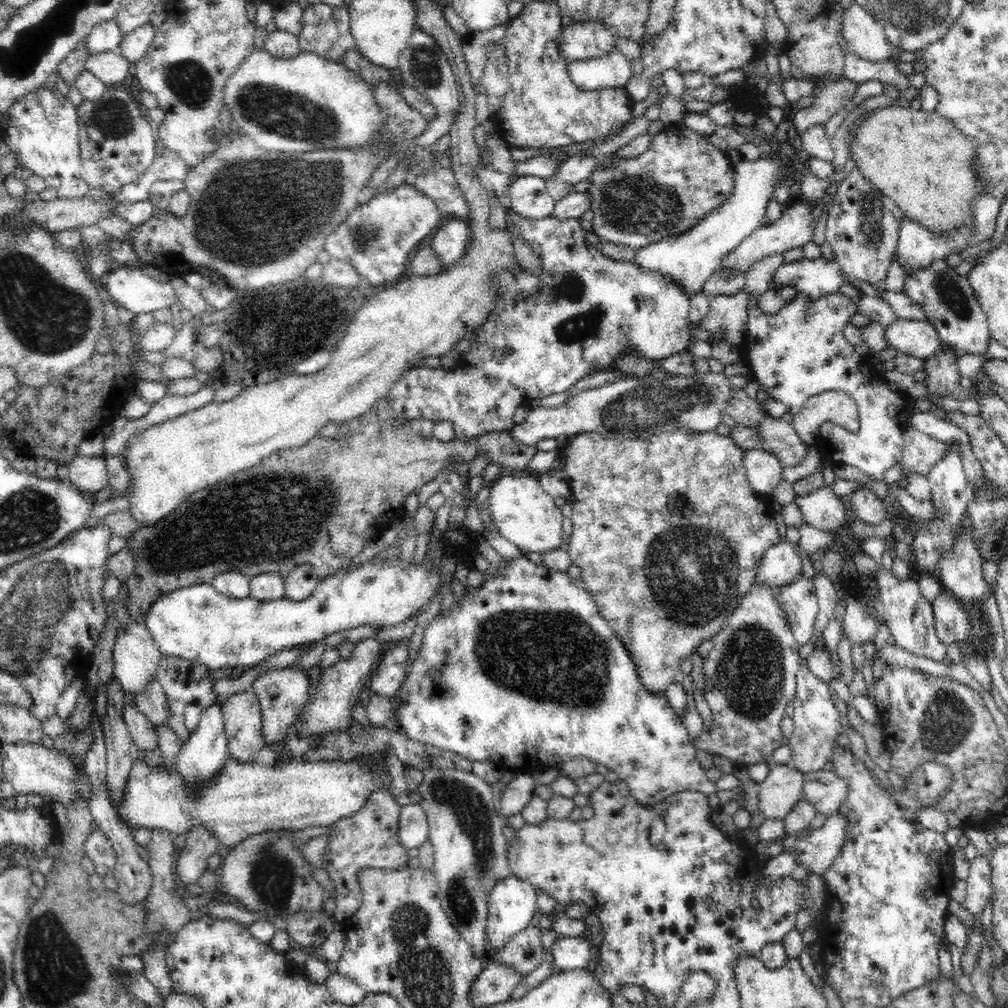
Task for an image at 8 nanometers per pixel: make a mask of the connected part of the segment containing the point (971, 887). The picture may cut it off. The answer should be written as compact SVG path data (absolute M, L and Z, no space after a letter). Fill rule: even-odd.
M986 856L974 858L966 883L968 883L967 896L963 907L974 917L983 912L992 896L992 872Z

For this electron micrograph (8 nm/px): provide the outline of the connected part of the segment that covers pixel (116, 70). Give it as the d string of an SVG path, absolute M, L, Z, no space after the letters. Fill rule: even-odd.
M113 51L88 56L85 70L108 86L120 86L121 81L128 74L129 68L130 62L118 51Z

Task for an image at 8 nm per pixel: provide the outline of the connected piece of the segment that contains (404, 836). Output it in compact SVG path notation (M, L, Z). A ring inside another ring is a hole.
M409 803L401 807L399 814L398 841L407 851L419 846L429 838L429 824L420 803Z

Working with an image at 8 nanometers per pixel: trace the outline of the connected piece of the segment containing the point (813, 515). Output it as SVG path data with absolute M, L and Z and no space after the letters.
M827 485L816 492L797 496L794 503L798 503L802 519L808 526L840 535L849 526L850 520L844 502Z

